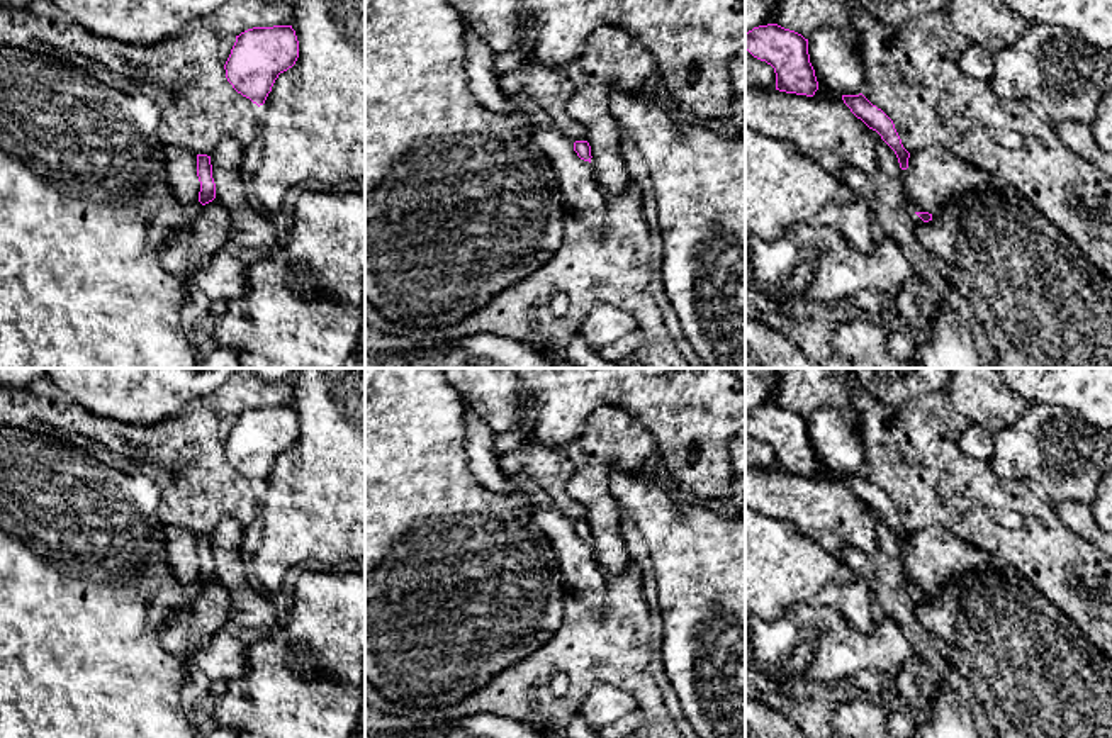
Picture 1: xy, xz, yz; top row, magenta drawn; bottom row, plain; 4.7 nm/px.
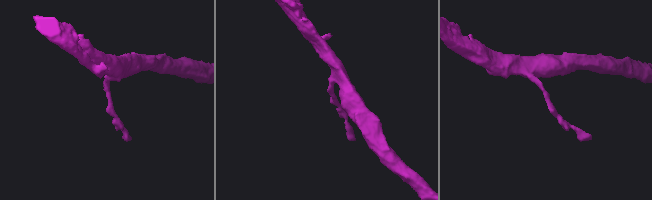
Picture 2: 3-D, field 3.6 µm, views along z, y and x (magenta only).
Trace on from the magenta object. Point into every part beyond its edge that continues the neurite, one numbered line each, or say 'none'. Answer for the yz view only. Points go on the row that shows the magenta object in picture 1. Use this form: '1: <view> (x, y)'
none

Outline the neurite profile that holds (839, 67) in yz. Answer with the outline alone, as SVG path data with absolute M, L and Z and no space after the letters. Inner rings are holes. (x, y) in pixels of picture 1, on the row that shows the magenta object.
M823 27L808 39L810 63L815 70L817 98L859 95L868 81L861 44L849 44L835 29Z

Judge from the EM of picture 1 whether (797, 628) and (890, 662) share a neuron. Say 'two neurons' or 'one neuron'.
one neuron

